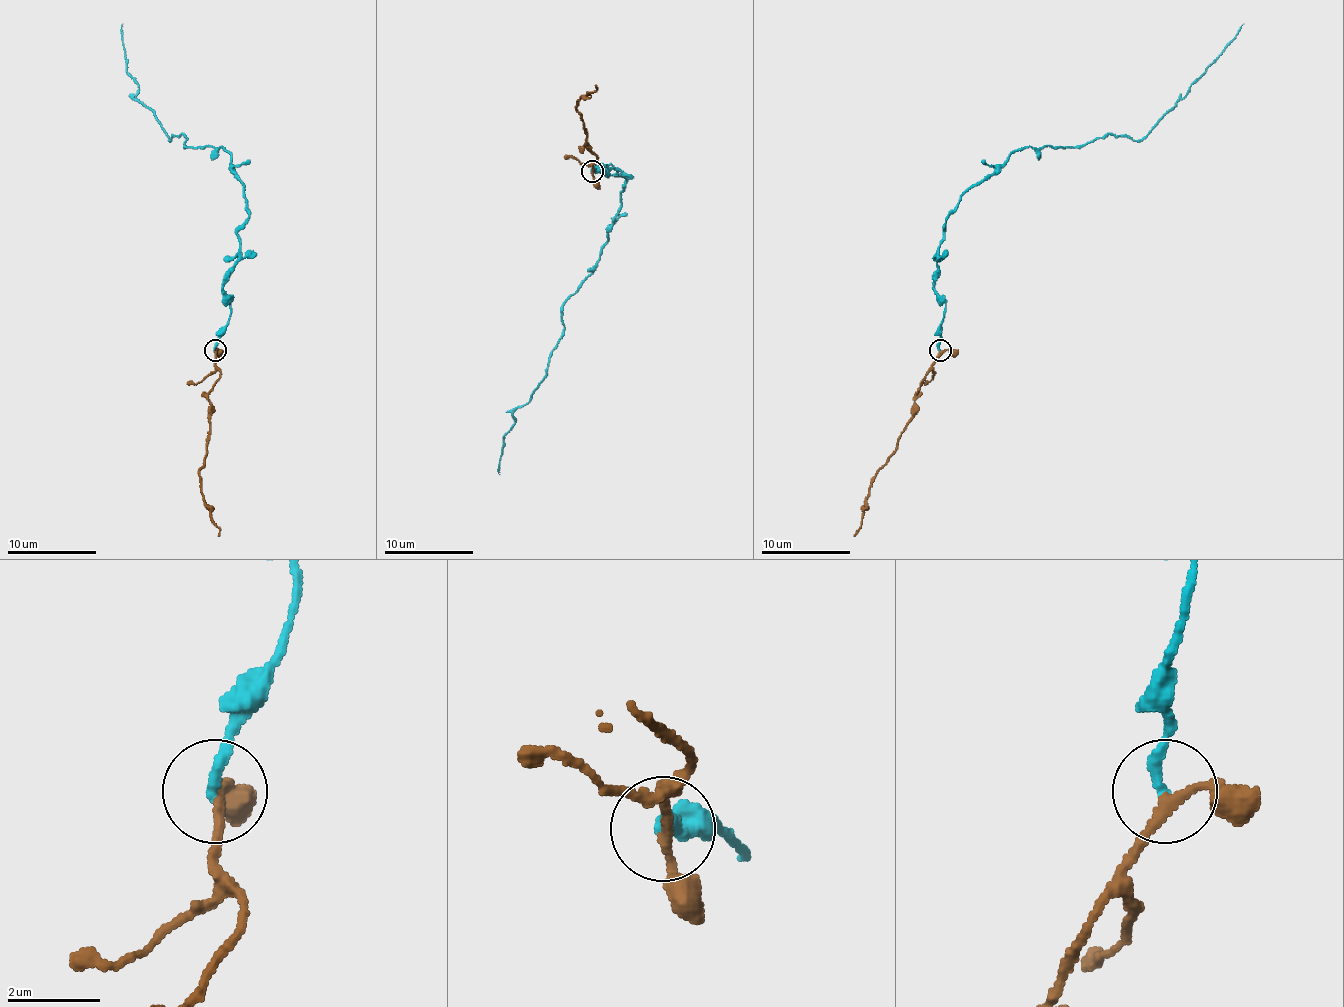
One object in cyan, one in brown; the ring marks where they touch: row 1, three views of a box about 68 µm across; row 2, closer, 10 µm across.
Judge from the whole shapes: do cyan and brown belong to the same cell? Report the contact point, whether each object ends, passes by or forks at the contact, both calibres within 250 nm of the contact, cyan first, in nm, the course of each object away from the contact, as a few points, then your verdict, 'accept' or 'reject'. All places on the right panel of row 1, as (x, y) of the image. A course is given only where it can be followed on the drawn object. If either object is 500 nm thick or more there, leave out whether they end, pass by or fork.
place (940, 350); cyan ends; brown passes by; calibres 240 and 190 nm; course cyan (939, 350), (937, 252), (961, 196), (1026, 147), (1075, 147), (1115, 133), (1140, 140), (1243, 24); course brown (939, 350), (915, 397), (912, 419), (897, 450), (877, 472), (861, 510), (861, 526), (854, 535); accept

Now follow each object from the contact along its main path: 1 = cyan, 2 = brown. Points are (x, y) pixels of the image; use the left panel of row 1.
1: (214, 350), (230, 316), (223, 276), (248, 214), (243, 185), (221, 147), (170, 140), (136, 98), (123, 24)
2: (214, 350), (214, 368), (219, 374), (208, 397), (208, 450), (205, 466), (199, 472), (201, 495), (219, 535)

